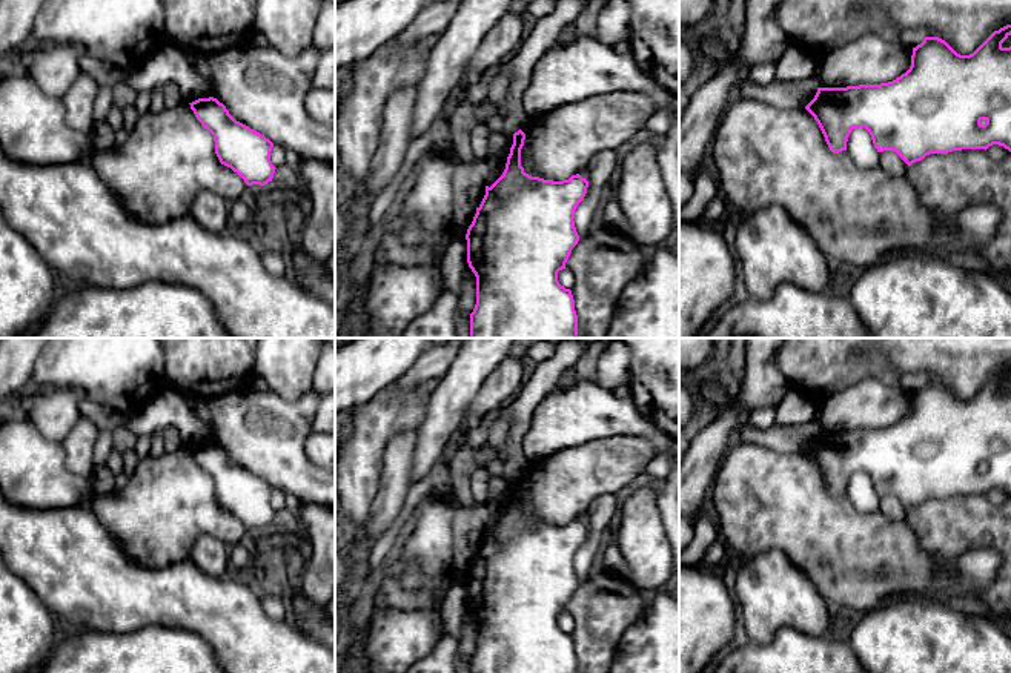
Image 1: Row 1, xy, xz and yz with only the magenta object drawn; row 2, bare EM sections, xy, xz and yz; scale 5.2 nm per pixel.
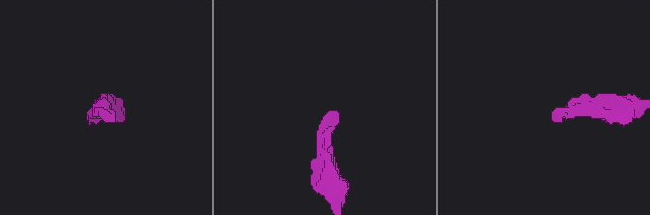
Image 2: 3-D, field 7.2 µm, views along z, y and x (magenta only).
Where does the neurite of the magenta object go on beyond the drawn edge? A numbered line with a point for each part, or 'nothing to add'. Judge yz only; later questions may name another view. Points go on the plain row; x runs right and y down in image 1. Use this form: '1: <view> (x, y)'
nothing to add

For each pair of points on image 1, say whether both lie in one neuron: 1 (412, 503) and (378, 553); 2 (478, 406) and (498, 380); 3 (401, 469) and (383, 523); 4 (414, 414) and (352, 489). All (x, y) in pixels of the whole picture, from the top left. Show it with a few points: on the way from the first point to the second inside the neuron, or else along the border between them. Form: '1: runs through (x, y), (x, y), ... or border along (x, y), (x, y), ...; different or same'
1: runs through (403, 515), (386, 541); same
2: runs through (484, 400), (498, 386); same
3: runs through (394, 483), (384, 509); same
4: runs through (392, 423), (360, 455), (355, 467); same

